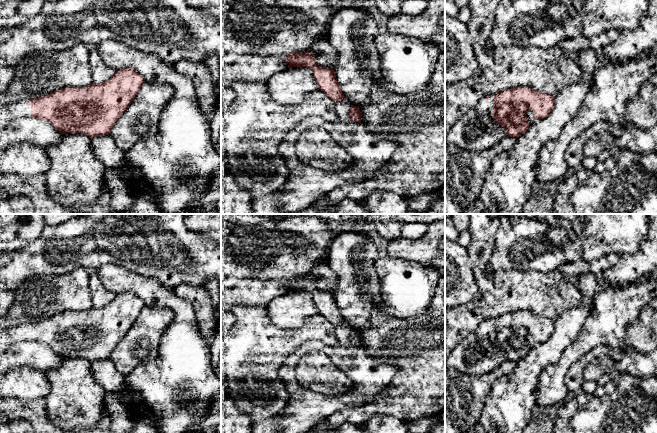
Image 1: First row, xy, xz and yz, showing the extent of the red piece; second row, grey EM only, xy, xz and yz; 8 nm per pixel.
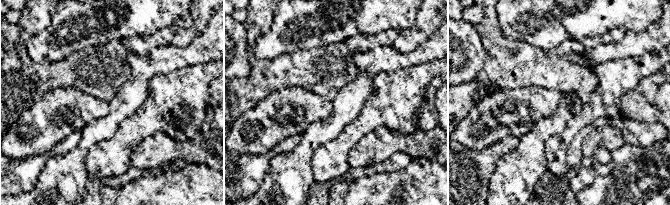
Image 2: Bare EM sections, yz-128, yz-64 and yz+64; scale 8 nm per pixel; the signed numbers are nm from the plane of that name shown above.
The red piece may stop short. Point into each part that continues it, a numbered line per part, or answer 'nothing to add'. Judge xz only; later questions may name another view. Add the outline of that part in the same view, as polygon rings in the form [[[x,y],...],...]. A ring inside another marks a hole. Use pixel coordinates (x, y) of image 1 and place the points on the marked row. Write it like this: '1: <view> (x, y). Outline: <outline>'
1: xz (272, 28). Outline: [[[221,0],[221,65],[245,55],[278,59],[292,52],[307,52],[321,34],[328,34],[334,14],[329,0]]]

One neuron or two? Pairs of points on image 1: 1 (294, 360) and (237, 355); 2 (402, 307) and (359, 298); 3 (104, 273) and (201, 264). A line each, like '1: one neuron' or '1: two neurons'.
1: two neurons
2: two neurons
3: two neurons

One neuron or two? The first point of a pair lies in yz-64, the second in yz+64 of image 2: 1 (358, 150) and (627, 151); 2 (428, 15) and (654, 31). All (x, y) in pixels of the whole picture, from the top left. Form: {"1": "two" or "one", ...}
{"1": "two", "2": "one"}

